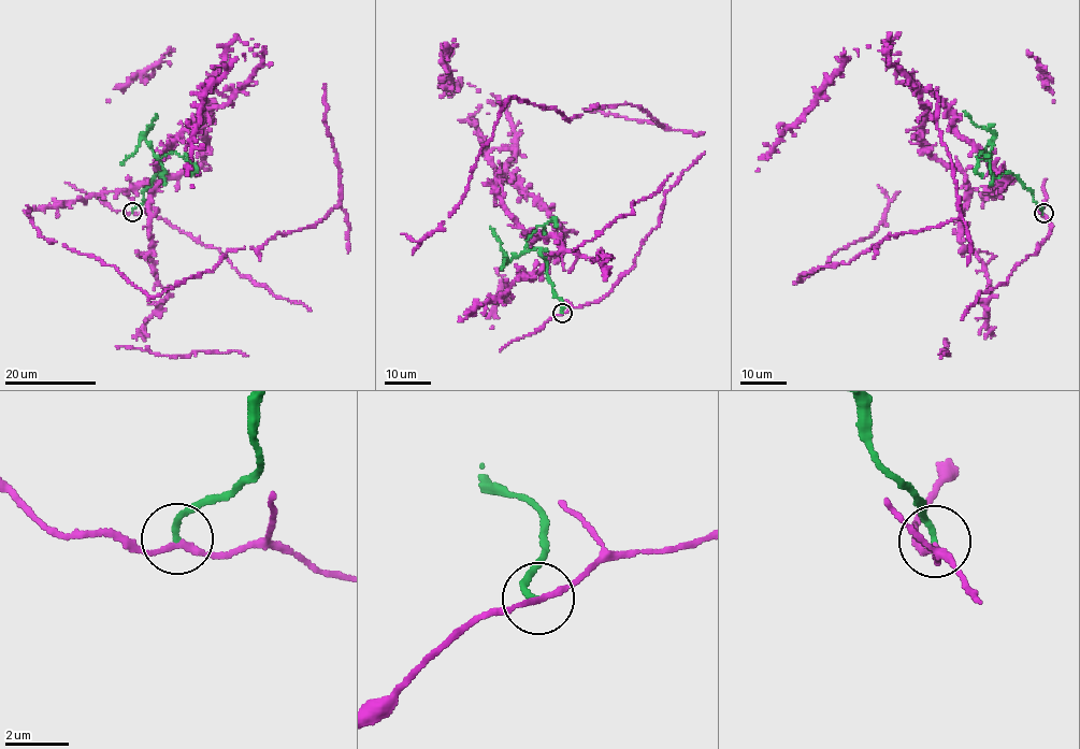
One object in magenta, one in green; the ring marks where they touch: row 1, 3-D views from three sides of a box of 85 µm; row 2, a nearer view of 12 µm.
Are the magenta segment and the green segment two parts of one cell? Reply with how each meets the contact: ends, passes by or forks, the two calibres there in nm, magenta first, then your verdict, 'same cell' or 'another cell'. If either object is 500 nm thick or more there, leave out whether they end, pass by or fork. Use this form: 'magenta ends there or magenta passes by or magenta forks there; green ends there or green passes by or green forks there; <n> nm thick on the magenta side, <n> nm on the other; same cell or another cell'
magenta passes by; green ends there; 180 nm thick on the magenta side, 190 nm on the other; another cell

